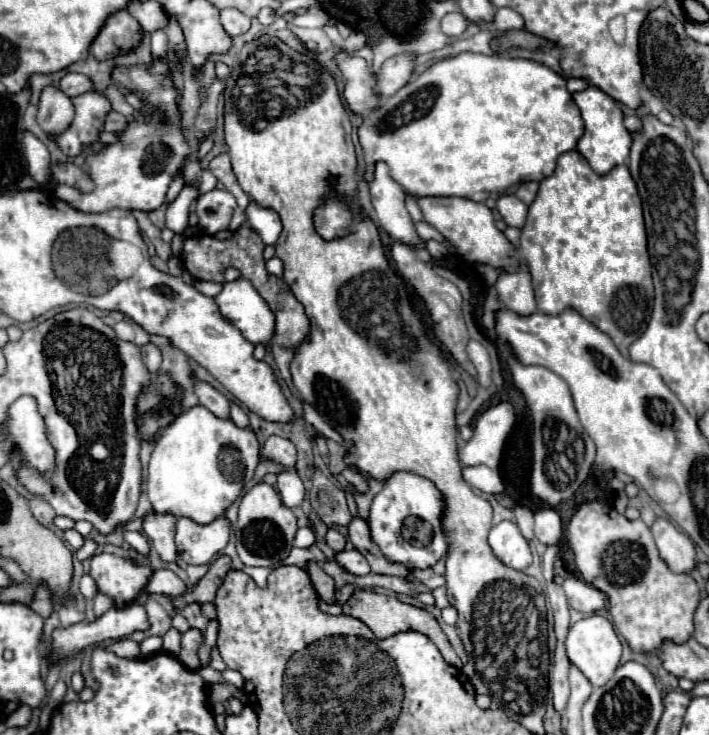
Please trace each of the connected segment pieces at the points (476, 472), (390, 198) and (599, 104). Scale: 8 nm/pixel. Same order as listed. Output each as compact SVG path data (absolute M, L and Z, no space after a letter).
M469 466L463 468L463 478L469 486L485 492L485 494L499 494L503 492L503 482L499 472L487 468L487 466Z
M375 162L373 180L369 182L369 192L371 192L371 204L377 212L377 218L393 240L399 240L411 246L425 244L417 236L413 228L413 220L405 208L407 194L391 178L391 170L385 162Z
M587 88L583 92L575 92L573 100L577 102L577 106L581 110L581 116L585 120L585 134L579 138L577 150L585 156L589 166L597 174L607 174L611 168L615 168L619 164L625 164L627 158L629 158L633 138L627 132L627 128L623 126L625 114L617 106L617 102L611 96L607 96L605 92L601 92L599 88Z

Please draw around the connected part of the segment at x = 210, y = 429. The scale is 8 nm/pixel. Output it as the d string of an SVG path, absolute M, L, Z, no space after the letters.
M197 404L197 406L185 408L185 410L183 410L179 416L175 416L175 420L173 420L169 426L165 426L165 428L161 430L161 434L157 436L155 450L153 450L151 460L149 460L149 474L147 474L149 500L151 500L155 512L171 512L171 514L177 514L179 518L181 518L181 516L187 516L187 518L193 518L195 522L201 522L201 524L211 522L213 518L217 518L217 514L223 514L223 512L231 506L231 502L241 494L241 488L253 478L253 472L255 472L257 464L259 464L259 440L257 440L253 428L249 428L249 426L247 426L247 428L239 428L231 418L217 418L211 410L207 410L205 406Z

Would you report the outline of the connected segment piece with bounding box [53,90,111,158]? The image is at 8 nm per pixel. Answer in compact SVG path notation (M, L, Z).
M91 90L81 96L75 96L73 106L75 118L71 126L59 136L53 136L59 150L71 158L79 156L83 148L99 142L99 136L105 126L105 116L111 112L111 102L101 92Z

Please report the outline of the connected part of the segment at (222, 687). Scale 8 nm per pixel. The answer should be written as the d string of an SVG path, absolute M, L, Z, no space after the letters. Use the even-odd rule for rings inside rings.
M209 684L209 698L217 700L217 702L225 702L231 696L237 696L243 704L245 704L245 696L239 688L231 686L231 684Z

